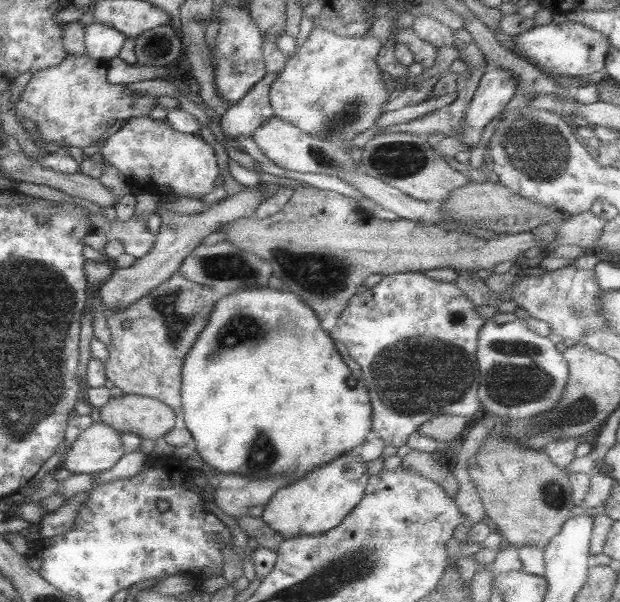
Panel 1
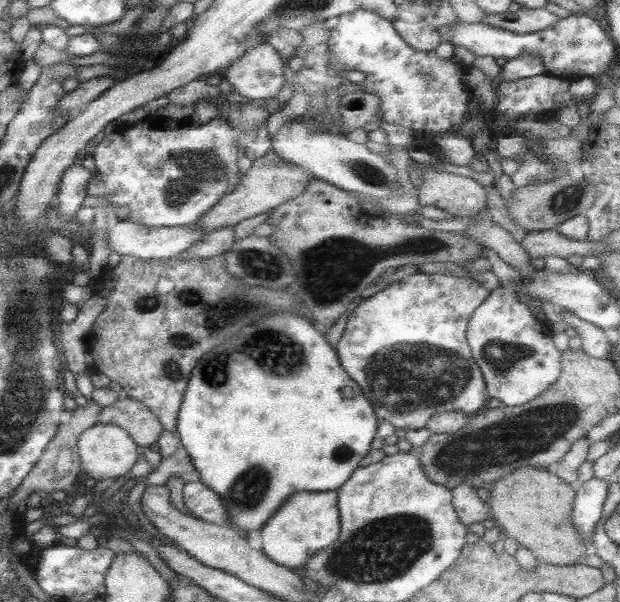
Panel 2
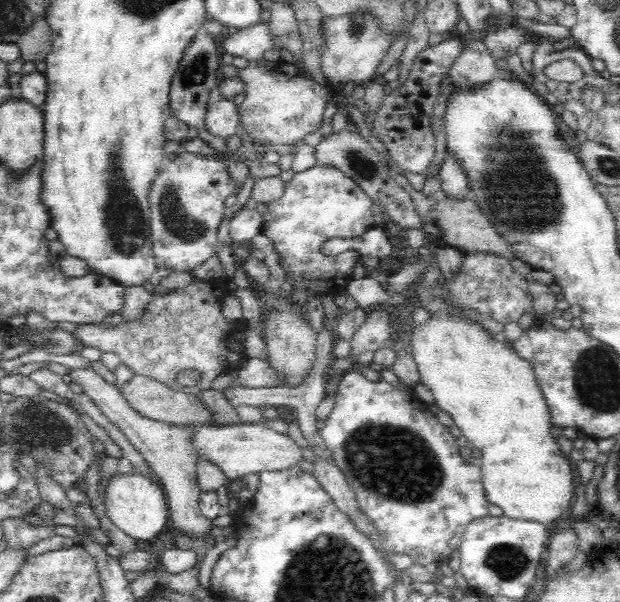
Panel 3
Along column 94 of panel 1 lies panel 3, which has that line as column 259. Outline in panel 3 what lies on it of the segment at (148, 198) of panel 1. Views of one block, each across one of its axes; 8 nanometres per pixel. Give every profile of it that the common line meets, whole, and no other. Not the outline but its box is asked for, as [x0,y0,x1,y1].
[229,204,262,246]

